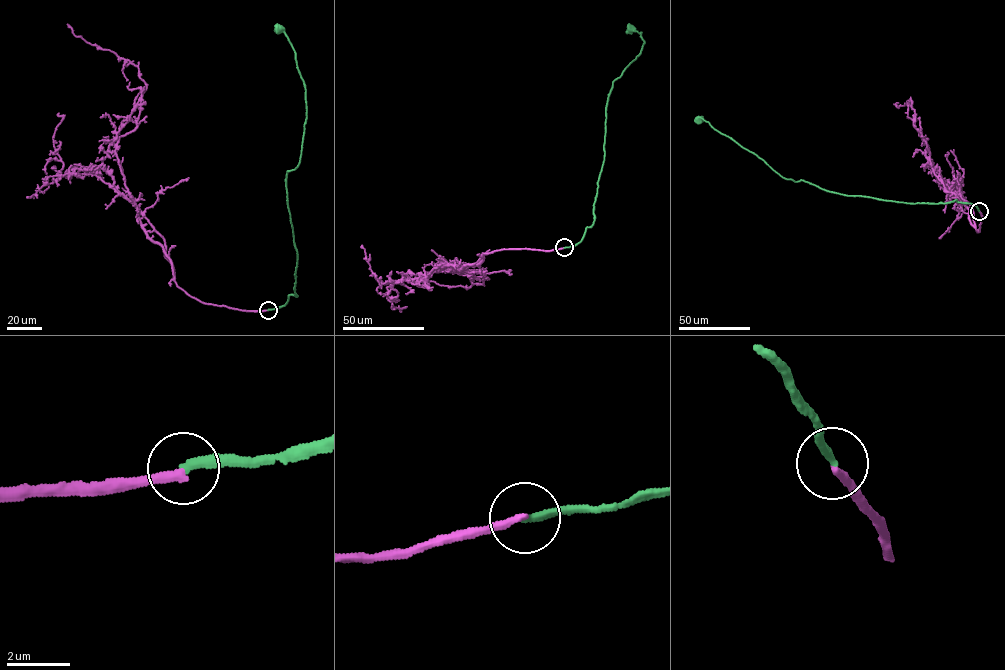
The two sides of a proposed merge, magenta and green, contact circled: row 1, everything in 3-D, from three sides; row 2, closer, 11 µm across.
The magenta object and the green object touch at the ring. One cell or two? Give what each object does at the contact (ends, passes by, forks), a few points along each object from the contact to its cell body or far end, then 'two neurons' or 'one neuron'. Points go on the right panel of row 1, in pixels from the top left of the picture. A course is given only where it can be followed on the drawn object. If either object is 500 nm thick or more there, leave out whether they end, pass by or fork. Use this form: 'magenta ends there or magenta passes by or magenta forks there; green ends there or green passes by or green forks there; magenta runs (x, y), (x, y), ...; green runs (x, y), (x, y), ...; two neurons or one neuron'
magenta ends there; green ends there; magenta runs (979, 211), (978, 232), (964, 199), (947, 192), (933, 171), (914, 125), (912, 101), (899, 108), (898, 103); green runs (979, 211), (956, 199), (904, 203), (845, 195), (785, 179), (699, 119); two neurons

